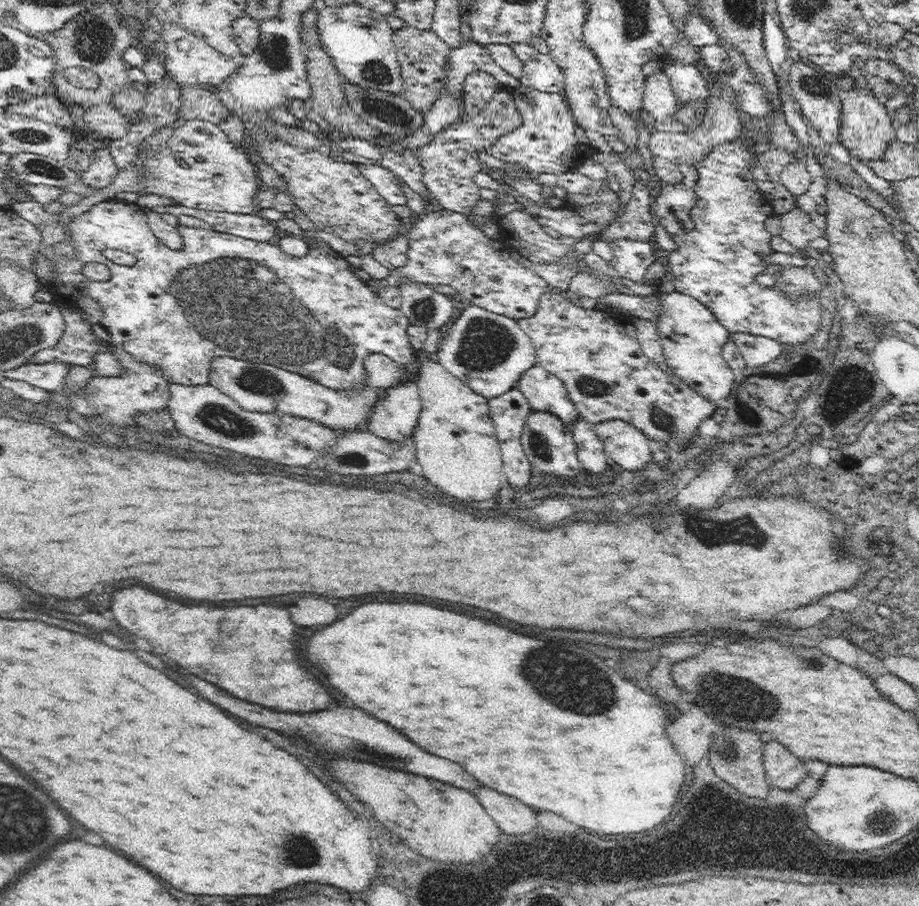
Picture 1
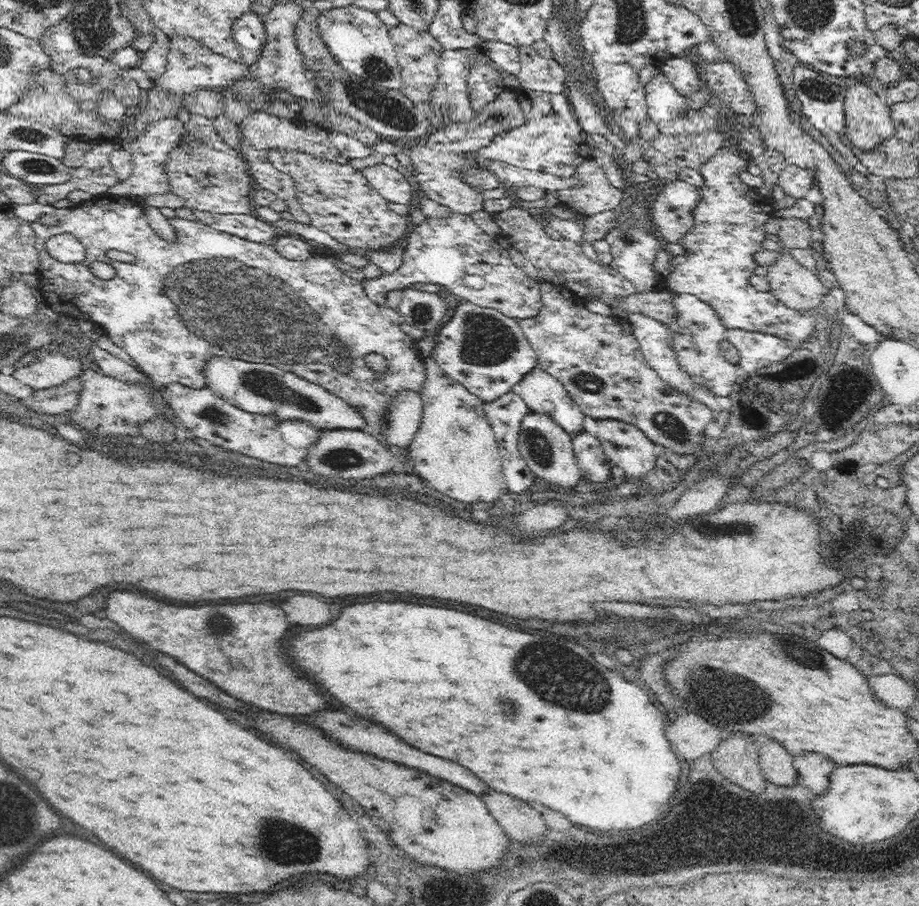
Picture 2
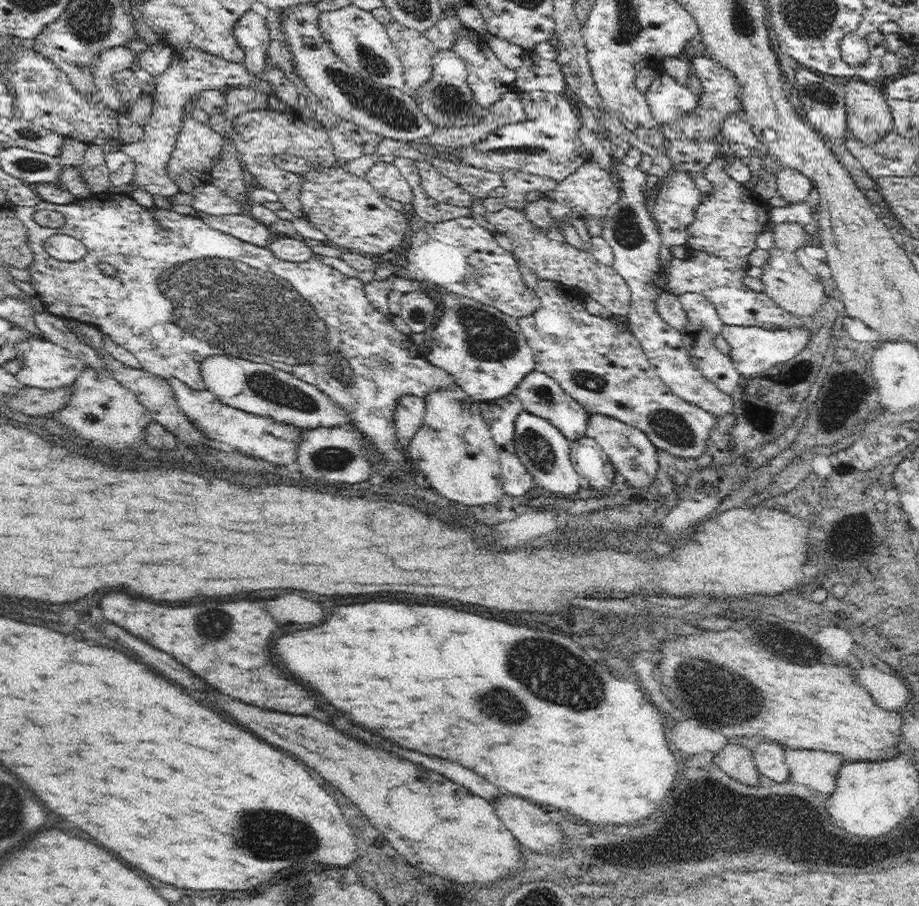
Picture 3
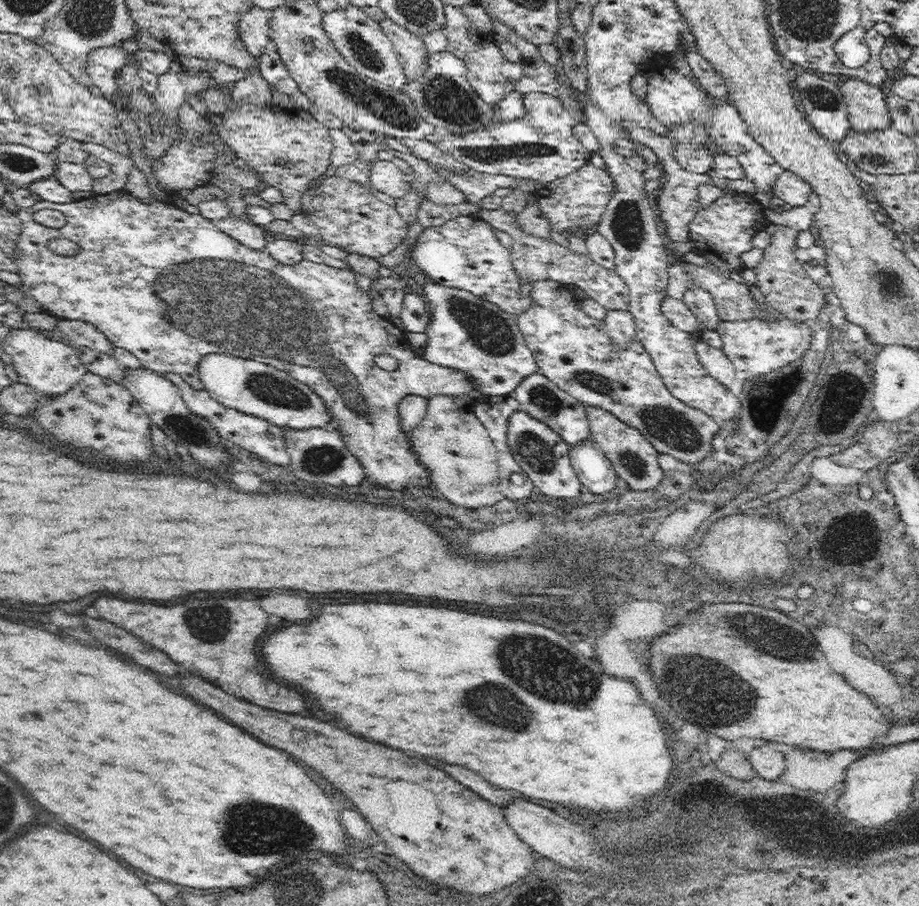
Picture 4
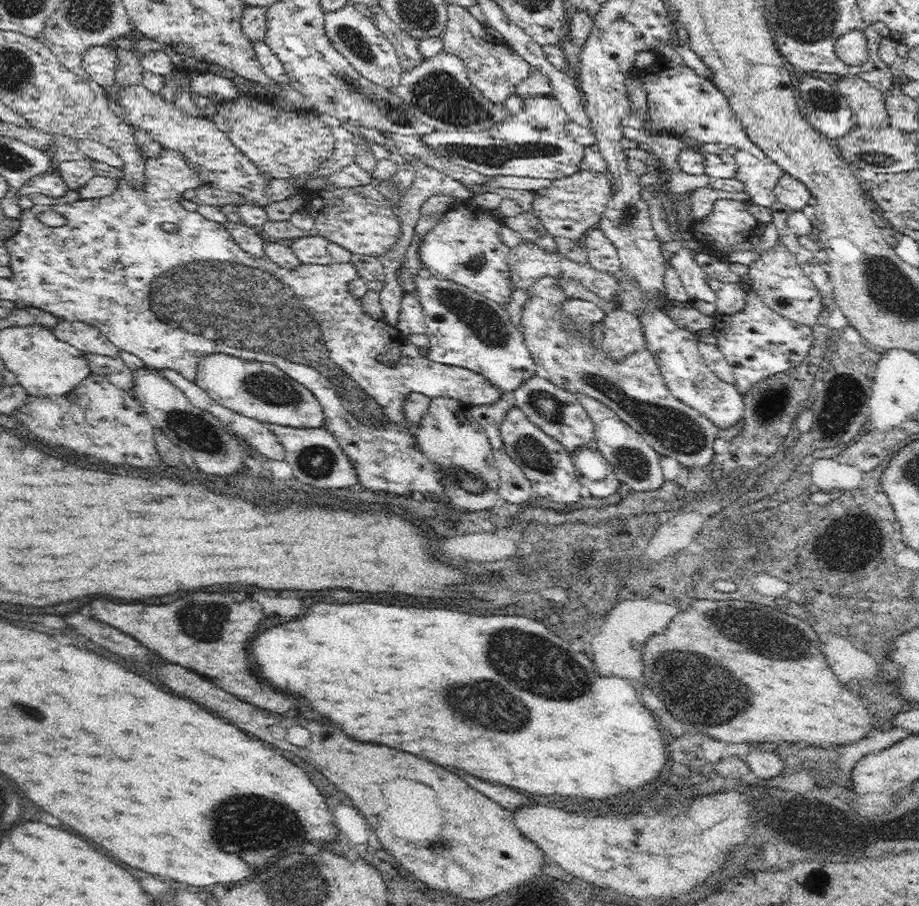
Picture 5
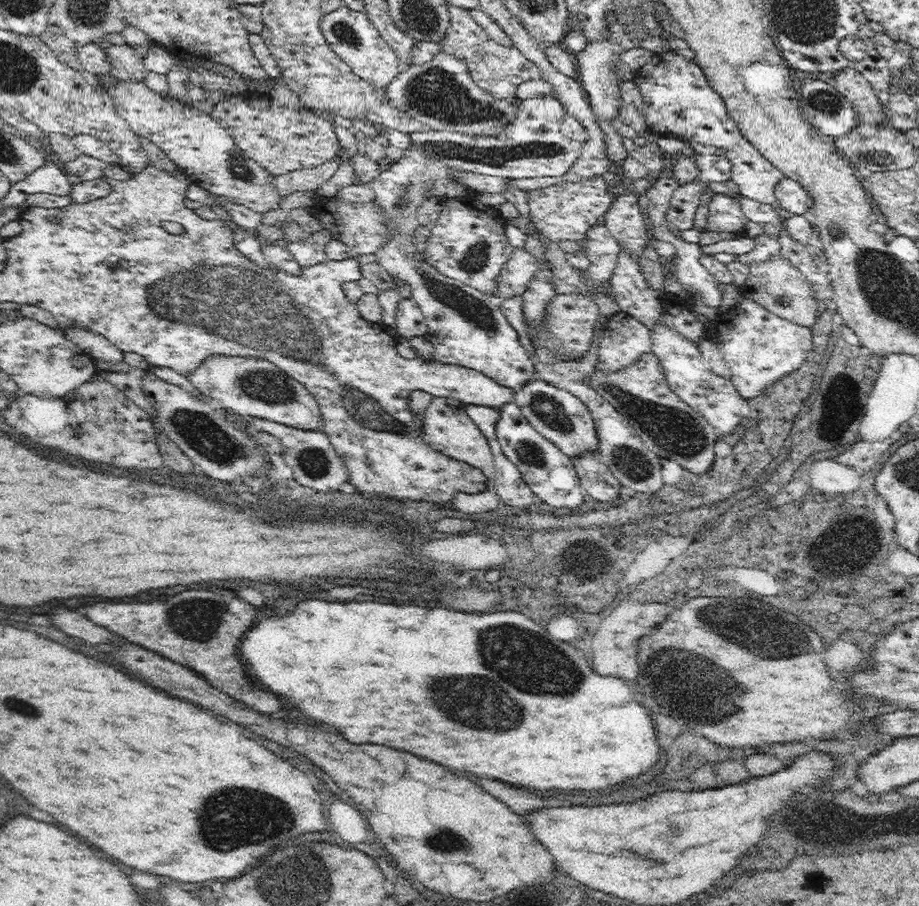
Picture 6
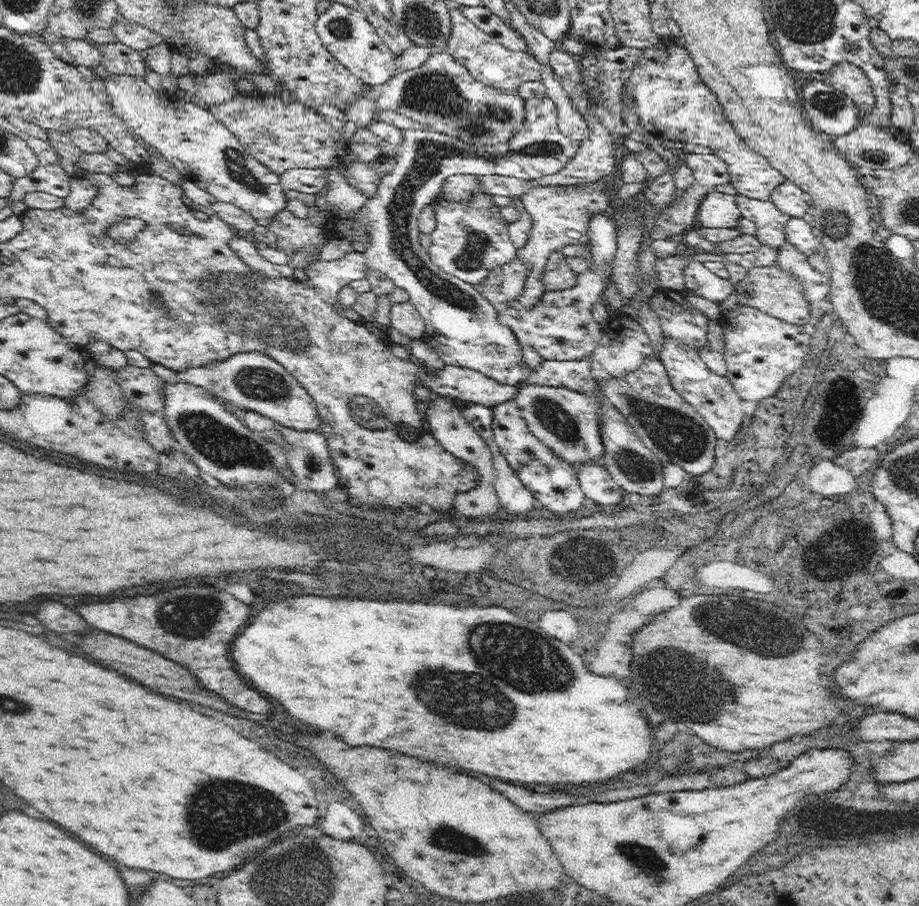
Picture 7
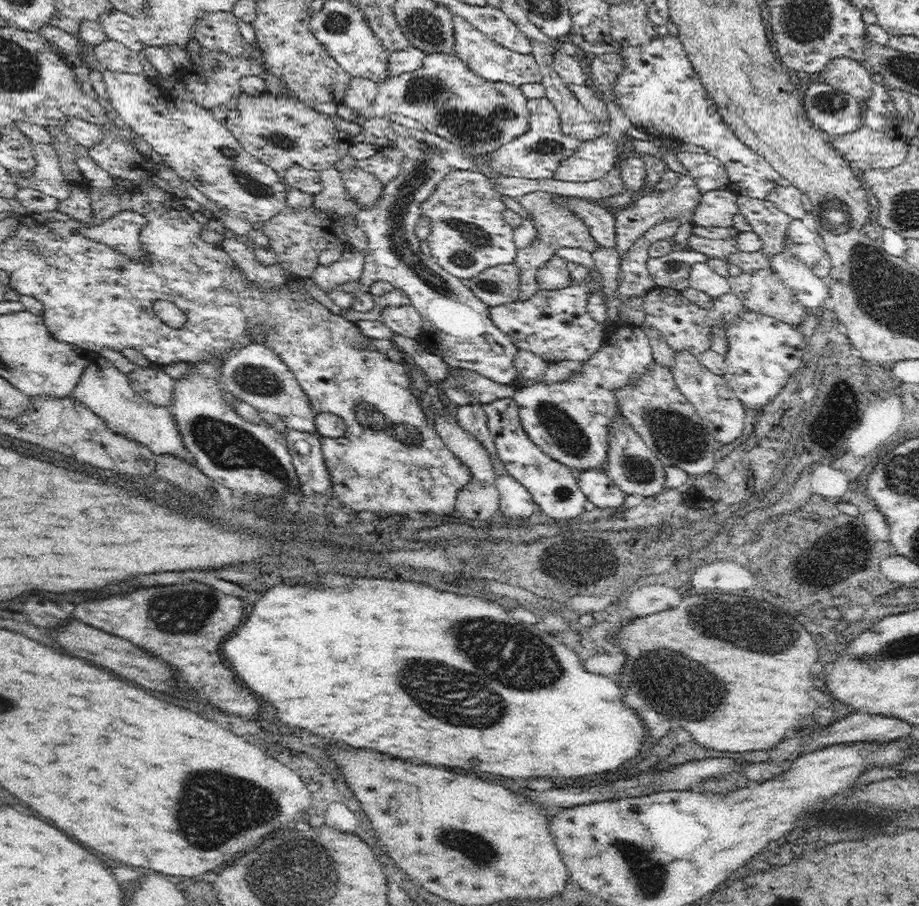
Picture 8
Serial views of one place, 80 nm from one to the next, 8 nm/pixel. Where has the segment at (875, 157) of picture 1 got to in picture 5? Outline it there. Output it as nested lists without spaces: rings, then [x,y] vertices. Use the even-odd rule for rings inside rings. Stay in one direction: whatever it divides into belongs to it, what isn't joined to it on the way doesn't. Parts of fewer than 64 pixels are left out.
[[[846,75],[836,82],[852,110],[852,123],[864,127],[878,128],[886,124],[889,114],[885,107],[884,94],[858,75]]]

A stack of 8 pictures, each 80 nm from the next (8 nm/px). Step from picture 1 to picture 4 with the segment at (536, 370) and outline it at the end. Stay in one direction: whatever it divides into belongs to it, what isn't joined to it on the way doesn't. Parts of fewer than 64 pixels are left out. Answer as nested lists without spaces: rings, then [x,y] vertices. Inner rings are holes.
[[[534,372],[524,377],[524,380],[513,390],[512,395],[519,402],[520,411],[544,422],[552,431],[559,433],[570,446],[591,438],[586,406],[578,400],[571,399],[566,391],[558,388],[547,376]]]

